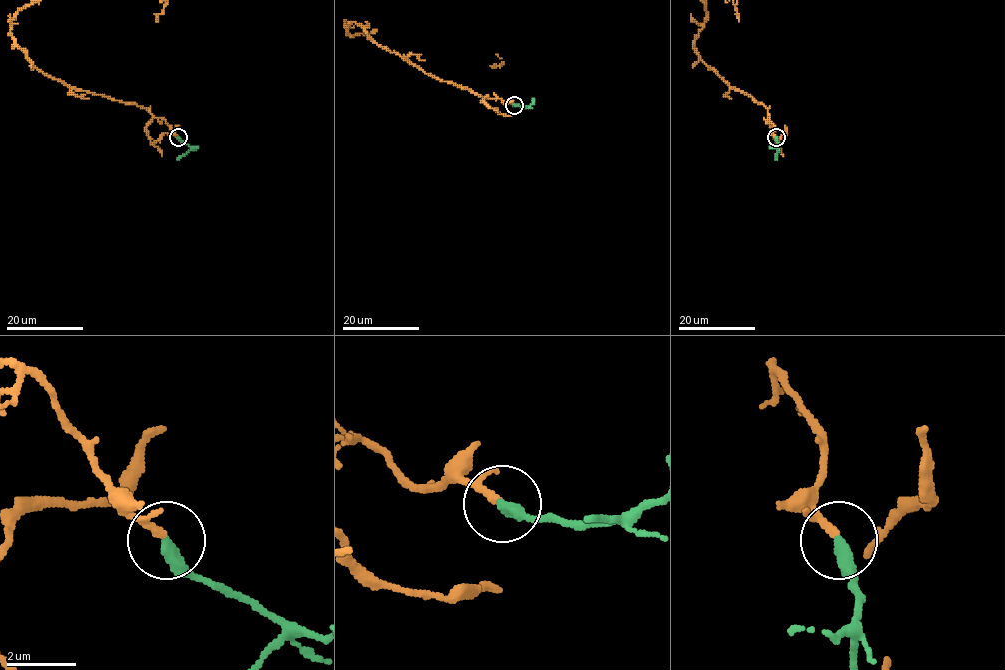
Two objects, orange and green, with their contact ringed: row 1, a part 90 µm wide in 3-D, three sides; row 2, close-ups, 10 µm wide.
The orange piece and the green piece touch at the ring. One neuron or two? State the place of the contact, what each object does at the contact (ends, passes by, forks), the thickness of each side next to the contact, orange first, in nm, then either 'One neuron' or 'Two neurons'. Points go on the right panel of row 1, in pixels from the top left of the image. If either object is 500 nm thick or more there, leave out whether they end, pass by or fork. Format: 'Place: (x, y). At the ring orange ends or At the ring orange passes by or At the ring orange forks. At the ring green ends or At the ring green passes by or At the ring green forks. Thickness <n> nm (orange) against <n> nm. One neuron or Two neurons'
Place: (776, 137). At the ring orange passes by. At the ring green ends. Thickness 160 nm (orange) against 360 nm. One neuron

